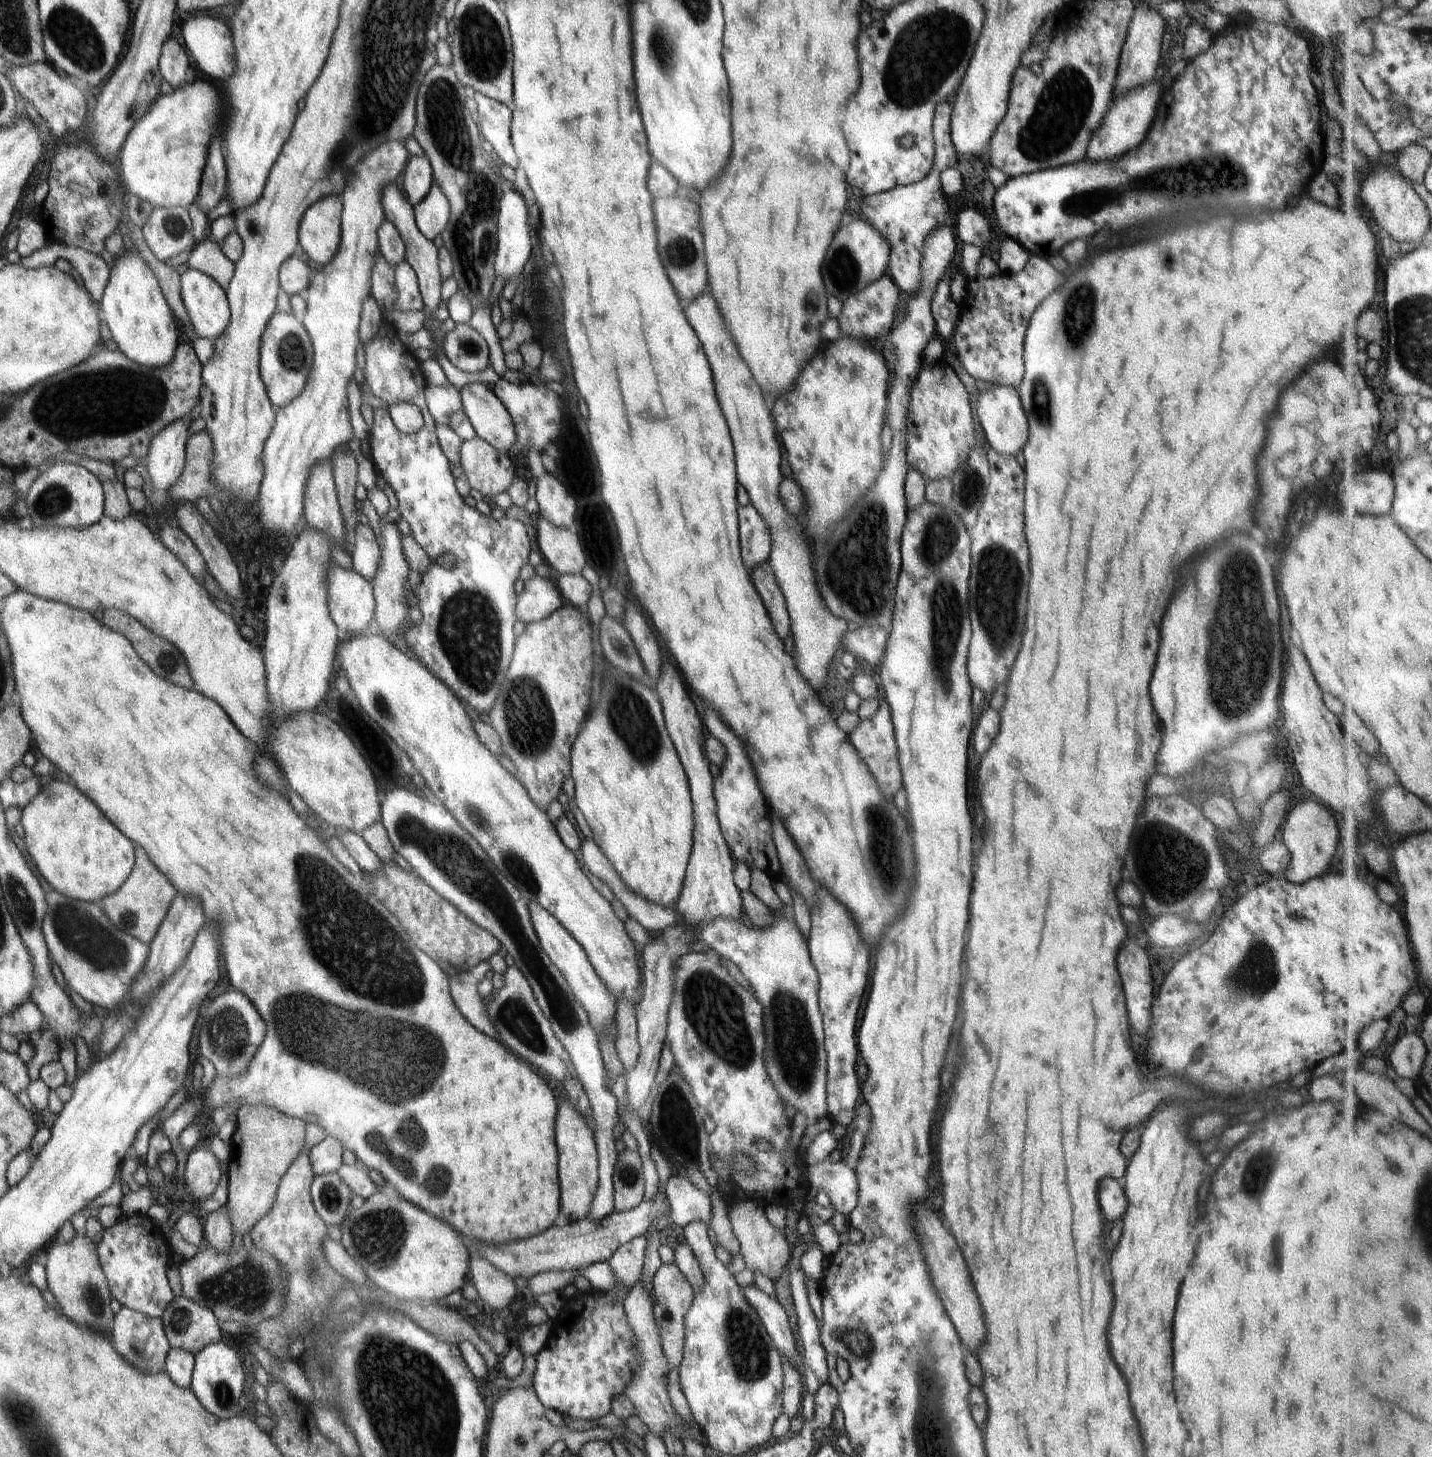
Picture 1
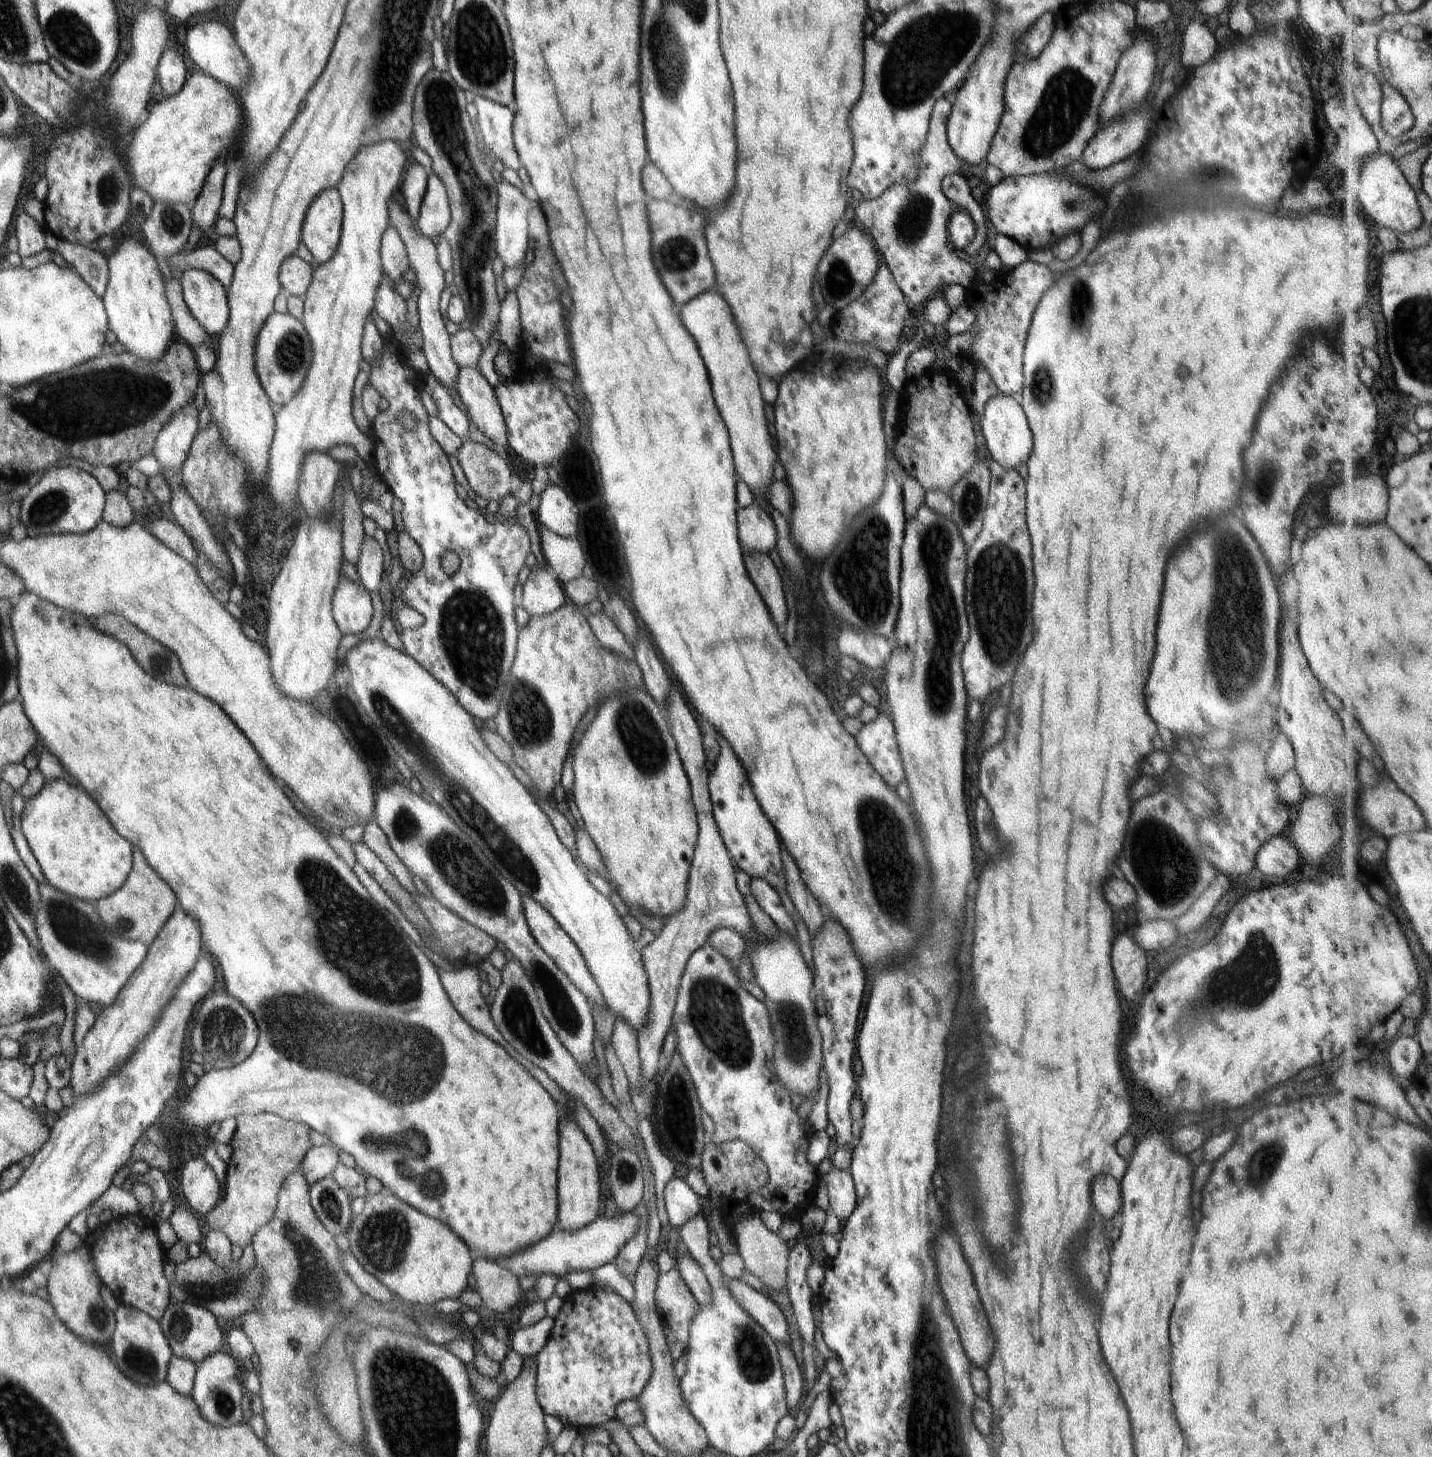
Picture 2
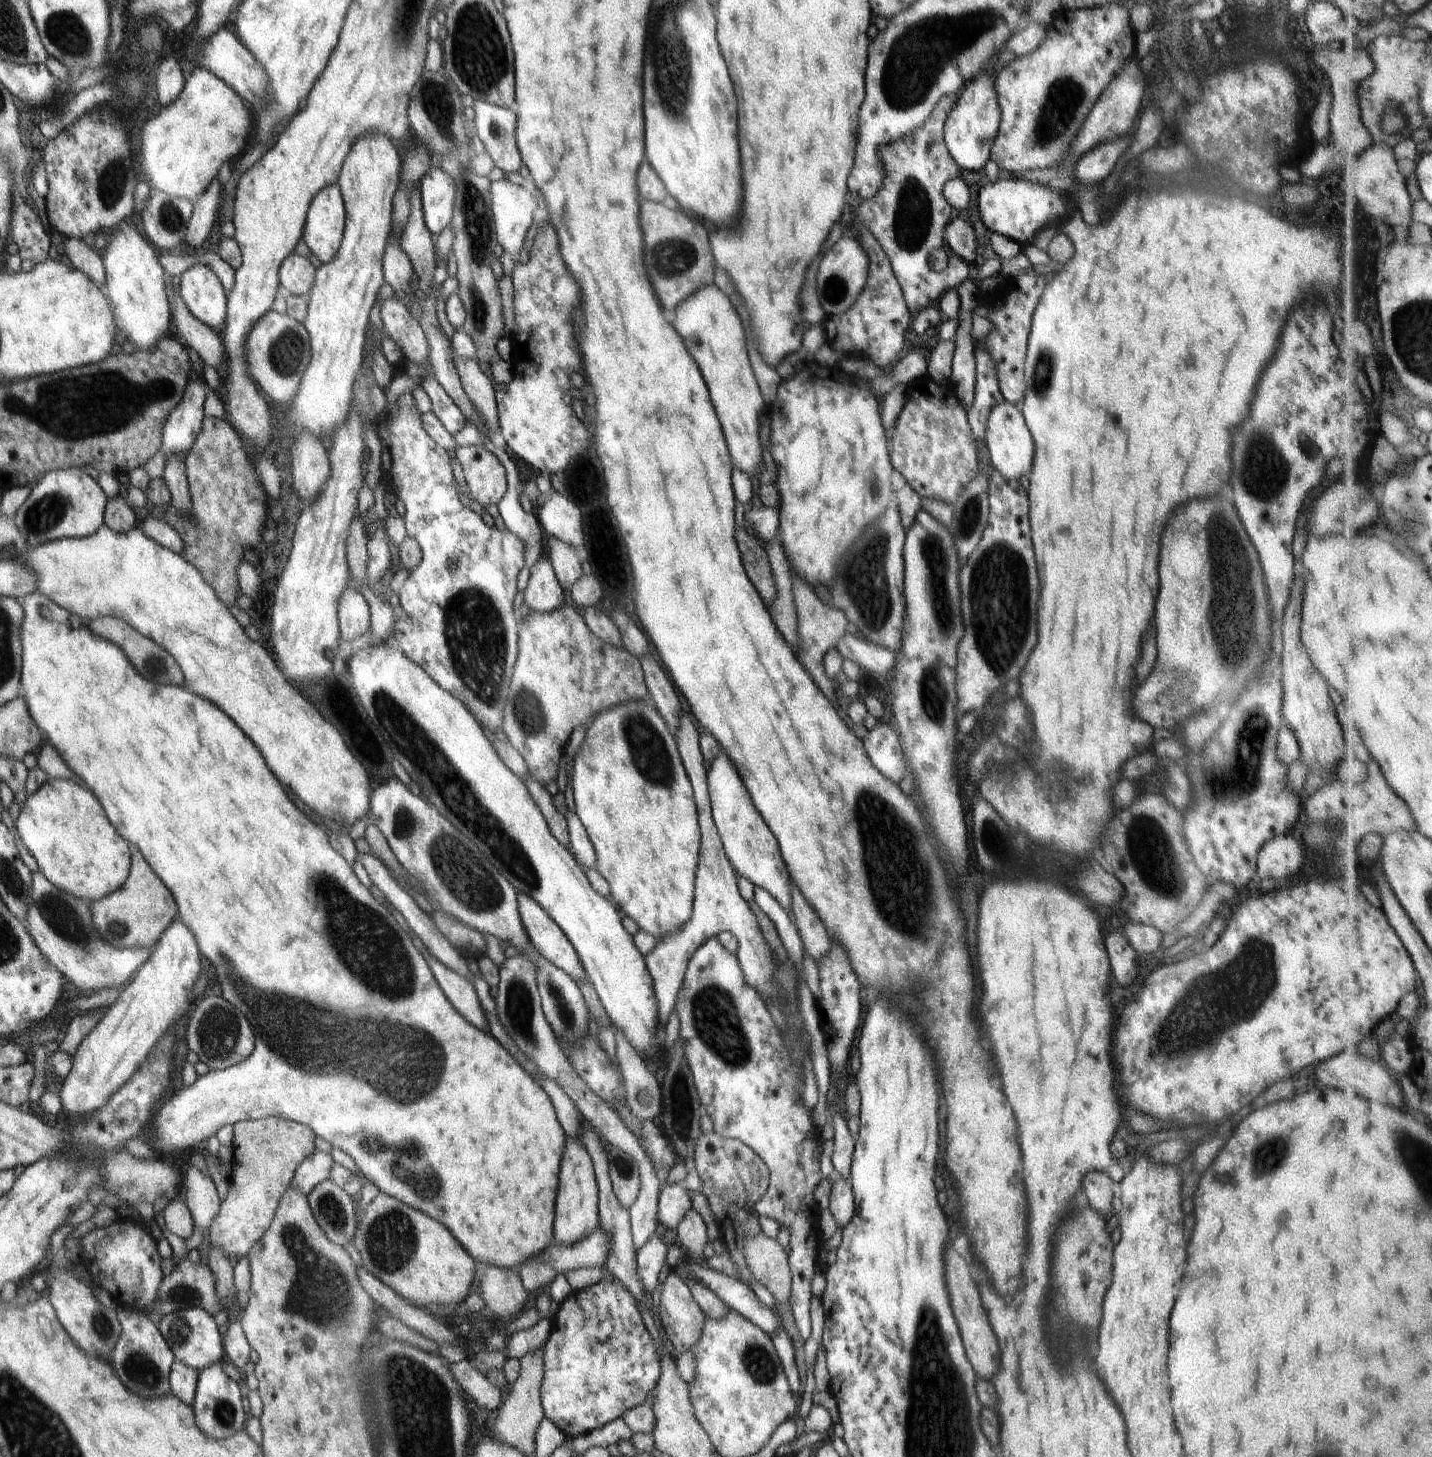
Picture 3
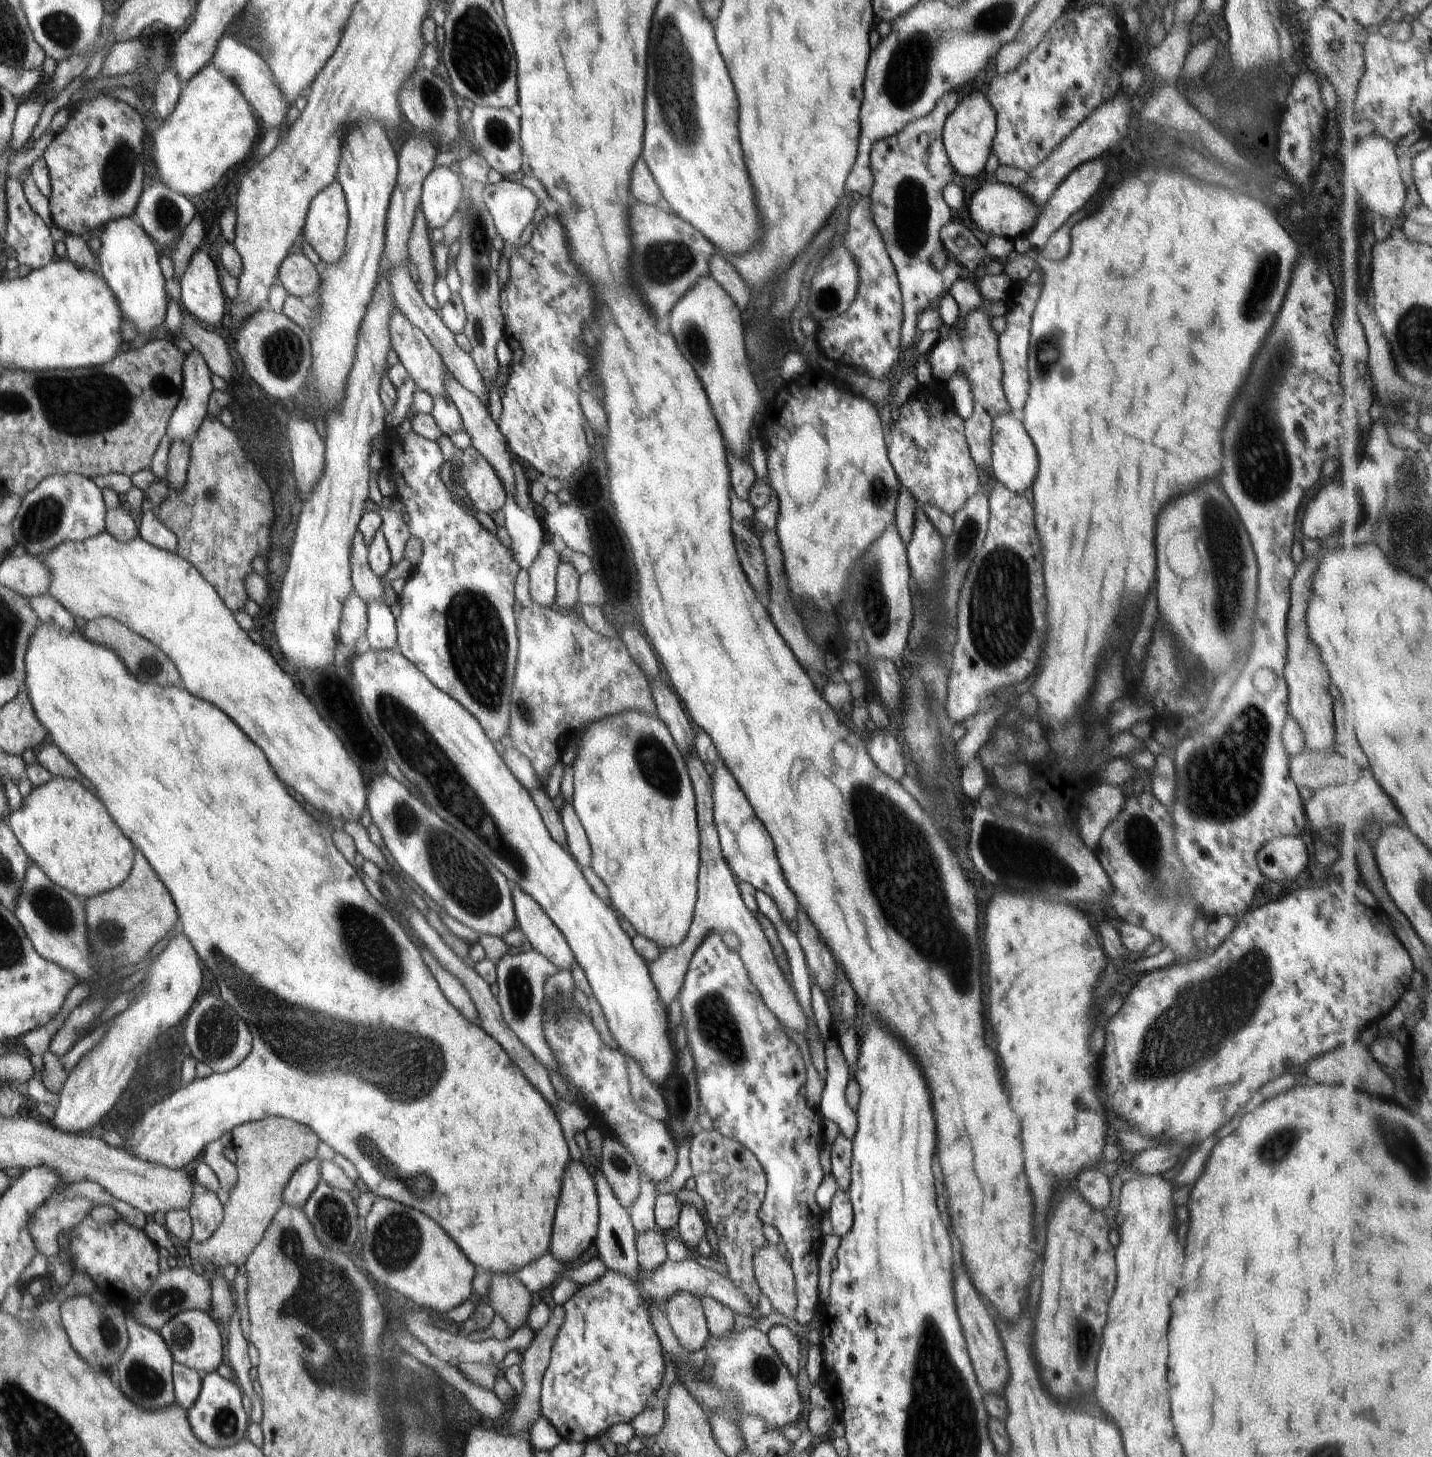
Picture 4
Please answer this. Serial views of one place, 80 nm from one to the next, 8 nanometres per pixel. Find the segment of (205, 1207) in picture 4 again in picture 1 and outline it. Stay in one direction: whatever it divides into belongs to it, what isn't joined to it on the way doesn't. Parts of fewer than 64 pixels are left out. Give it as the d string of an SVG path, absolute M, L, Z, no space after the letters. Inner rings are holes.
M198 1147L190 1152L185 1167L185 1183L191 1199L200 1206L202 1200L210 1198L220 1180L219 1160L206 1147Z

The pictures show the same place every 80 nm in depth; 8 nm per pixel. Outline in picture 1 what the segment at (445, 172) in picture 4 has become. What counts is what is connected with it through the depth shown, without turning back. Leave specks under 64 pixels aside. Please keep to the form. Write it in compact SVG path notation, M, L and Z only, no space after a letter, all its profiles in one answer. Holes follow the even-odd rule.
M432 183L428 194L420 204L414 206L415 223L420 232L431 241L441 234L448 224L450 216L449 202L442 189Z

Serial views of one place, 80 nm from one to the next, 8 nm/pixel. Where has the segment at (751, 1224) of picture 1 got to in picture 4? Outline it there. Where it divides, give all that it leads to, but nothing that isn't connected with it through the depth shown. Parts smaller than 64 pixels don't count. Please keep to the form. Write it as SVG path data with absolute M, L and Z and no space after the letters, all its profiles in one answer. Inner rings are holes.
M768 1244L757 1251L753 1258L753 1271L763 1294L768 1296L771 1306L774 1310L786 1316L786 1318L795 1318L795 1310L798 1306L797 1294L795 1291L795 1276L789 1264L784 1257L780 1255L776 1247Z

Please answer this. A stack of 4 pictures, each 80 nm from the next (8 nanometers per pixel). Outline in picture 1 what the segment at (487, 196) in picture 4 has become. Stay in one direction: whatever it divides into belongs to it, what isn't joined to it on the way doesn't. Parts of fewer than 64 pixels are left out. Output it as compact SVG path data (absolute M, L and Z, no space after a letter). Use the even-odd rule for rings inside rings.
M515 188L504 190L499 202L498 222L497 222L497 251L495 263L493 264L496 276L504 280L504 286L507 280L516 278L522 274L528 258L532 256L532 240L530 231L526 204L520 192Z

